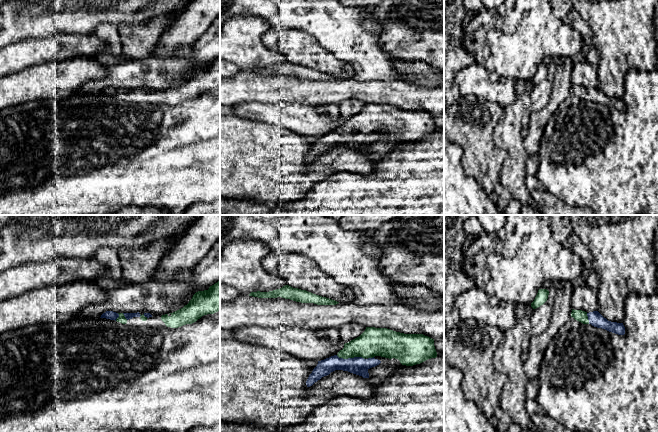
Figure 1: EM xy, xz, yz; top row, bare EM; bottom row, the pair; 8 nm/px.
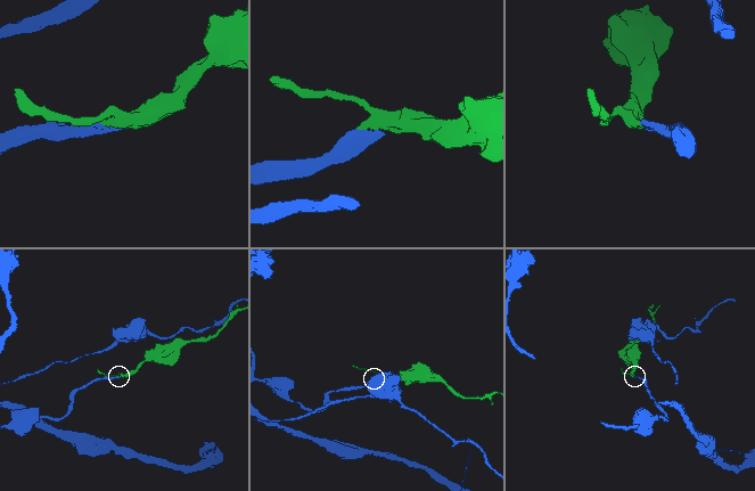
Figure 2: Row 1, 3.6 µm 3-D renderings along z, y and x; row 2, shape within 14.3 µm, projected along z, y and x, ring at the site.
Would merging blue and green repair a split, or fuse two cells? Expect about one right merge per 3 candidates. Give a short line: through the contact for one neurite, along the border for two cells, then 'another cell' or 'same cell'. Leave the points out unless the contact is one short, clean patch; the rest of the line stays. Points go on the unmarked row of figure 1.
line xz (357, 141), (350, 134), (361, 123), (373, 117); same cell

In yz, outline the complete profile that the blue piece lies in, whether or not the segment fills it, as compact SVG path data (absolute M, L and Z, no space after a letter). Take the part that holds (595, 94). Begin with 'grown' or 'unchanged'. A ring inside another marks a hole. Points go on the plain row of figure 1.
grown; M572 85L571 93L583 100L591 100L594 103L602 104L618 111L625 110L625 103L623 99L608 97L598 87L587 89L582 86Z

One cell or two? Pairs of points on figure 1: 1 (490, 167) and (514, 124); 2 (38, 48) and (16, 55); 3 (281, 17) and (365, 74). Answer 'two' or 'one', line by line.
1: two
2: one
3: one

